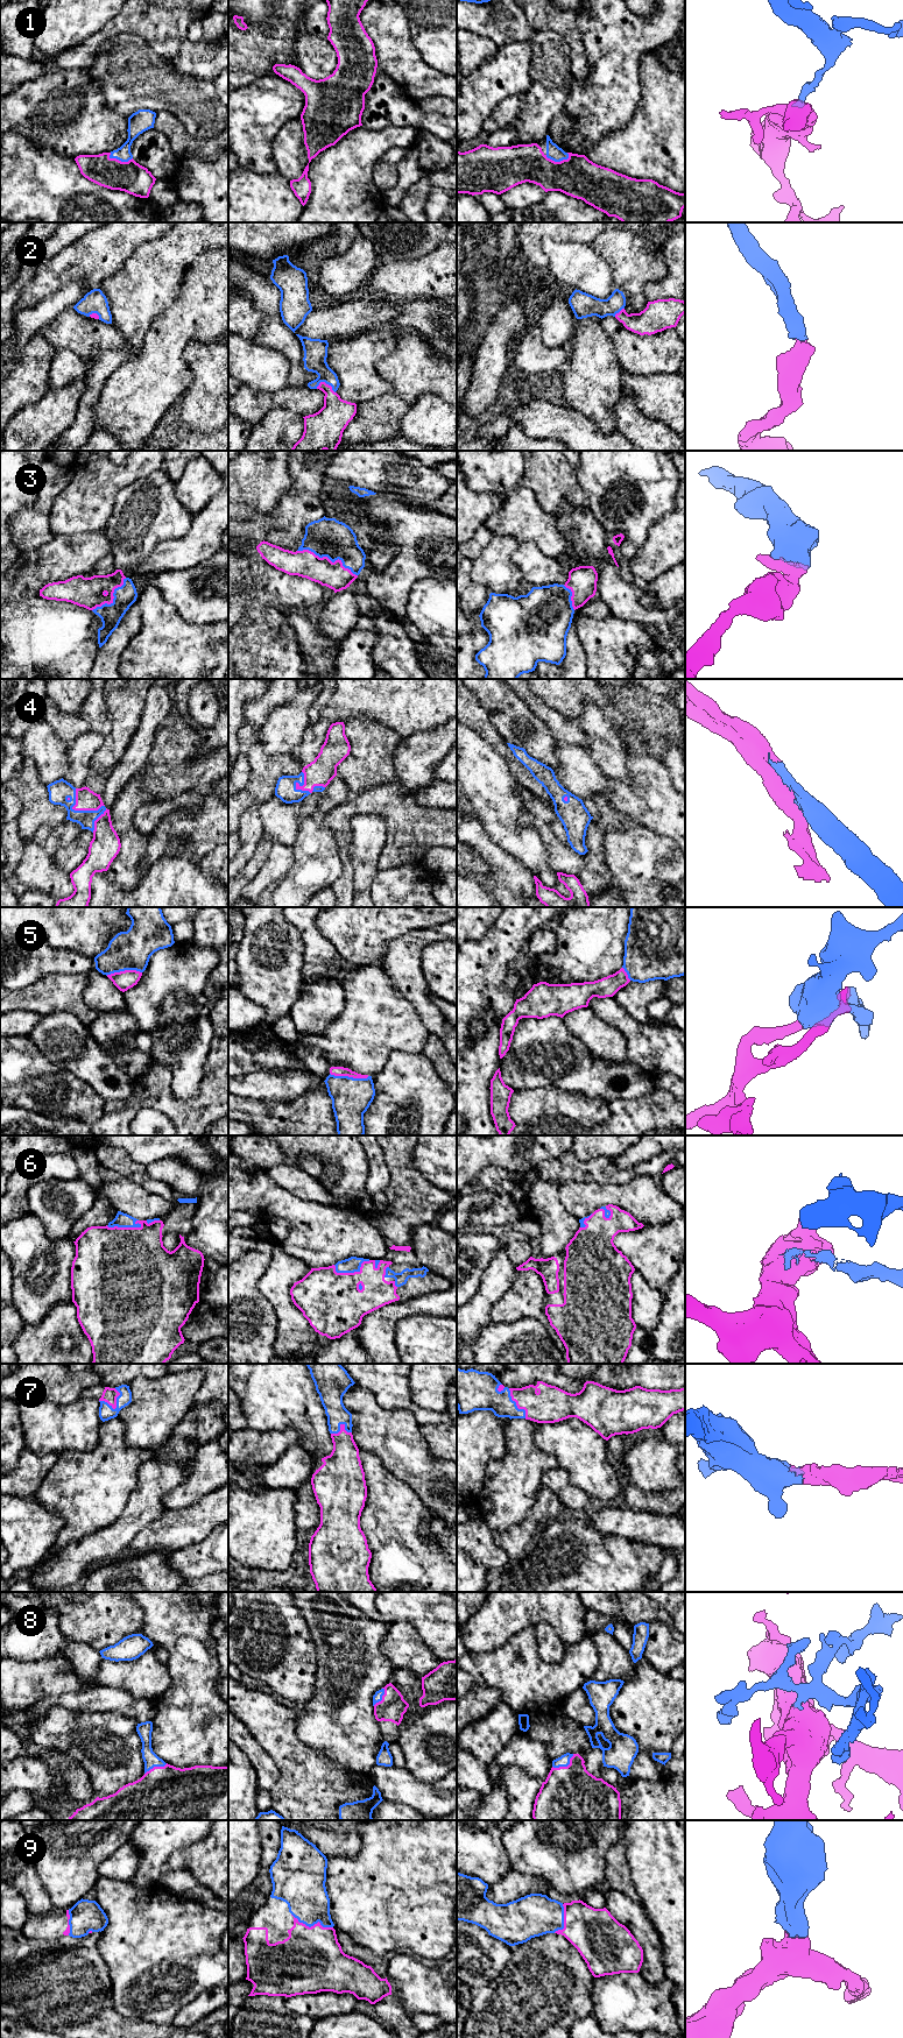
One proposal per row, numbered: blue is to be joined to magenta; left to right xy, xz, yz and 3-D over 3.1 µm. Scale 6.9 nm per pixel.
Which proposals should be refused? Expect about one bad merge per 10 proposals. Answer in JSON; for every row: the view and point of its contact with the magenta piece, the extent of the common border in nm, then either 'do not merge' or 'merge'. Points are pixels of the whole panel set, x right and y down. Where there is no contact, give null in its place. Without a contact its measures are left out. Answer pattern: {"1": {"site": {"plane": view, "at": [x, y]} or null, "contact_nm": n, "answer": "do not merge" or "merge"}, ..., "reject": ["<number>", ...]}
{"1": {"site": {"plane": "yz", "at": [557, 162]}, "contact_nm": 170, "answer": "merge"}, "2": {"site": {"plane": "xz", "at": [325, 383]}, "contact_nm": 140, "answer": "merge"}, "3": {"site": {"plane": "xz", "at": [326, 557]}, "contact_nm": 460, "answer": "merge"}, "4": {"site": {"plane": "xz", "at": [309, 791]}, "contact_nm": 220, "answer": "merge"}, "5": {"site": {"plane": "xz", "at": [350, 1076]}, "contact_nm": 280, "answer": "merge"}, "6": {"site": {"plane": "xy", "at": [124, 1228]}, "contact_nm": 240, "answer": "merge"}, "7": {"site": {"plane": "xy", "at": [114, 1408]}, "contact_nm": 160, "answer": "merge"}, "8": {"site": {"plane": "yz", "at": [565, 1767]}, "contact_nm": 180, "answer": "merge"}, "9": {"site": {"plane": "xz", "at": [312, 1926]}, "contact_nm": 300, "answer": "merge"}, "reject": []}

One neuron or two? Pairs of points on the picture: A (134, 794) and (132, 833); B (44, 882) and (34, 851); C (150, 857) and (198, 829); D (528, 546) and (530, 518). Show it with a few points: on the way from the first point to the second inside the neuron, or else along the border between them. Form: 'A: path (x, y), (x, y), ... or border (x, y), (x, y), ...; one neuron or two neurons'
A: path (127, 804), (127, 823); one neuron
B: path (42, 875), (37, 870), (35, 858); one neuron
C: path (159, 844), (174, 829), (185, 829); one neuron
D: border (519, 542), (533, 540), (544, 554), (550, 557); two neurons

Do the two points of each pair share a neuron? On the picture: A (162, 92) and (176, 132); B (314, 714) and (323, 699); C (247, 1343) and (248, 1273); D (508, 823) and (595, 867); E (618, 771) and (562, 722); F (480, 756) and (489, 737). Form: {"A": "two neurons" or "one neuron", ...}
{"A": "two neurons", "B": "one neuron", "C": "one neuron", "D": "two neurons", "E": "two neurons", "F": "two neurons"}

